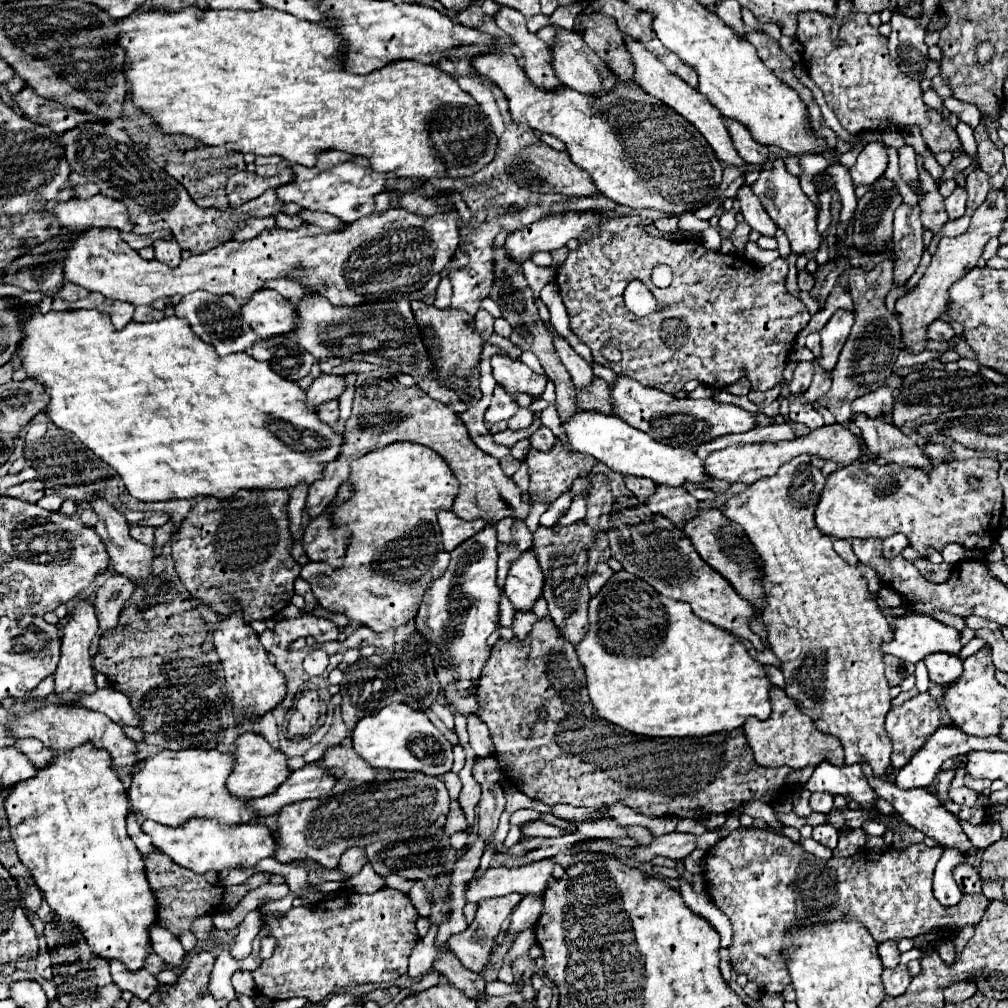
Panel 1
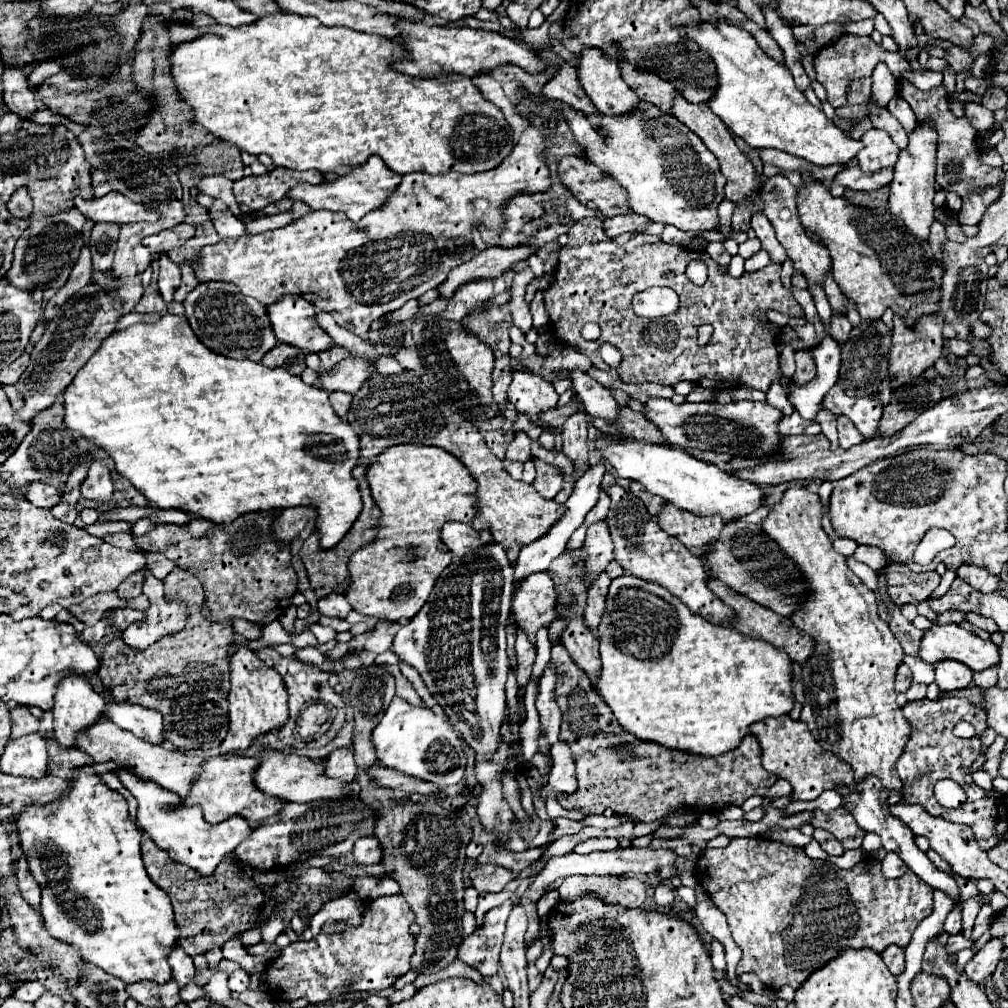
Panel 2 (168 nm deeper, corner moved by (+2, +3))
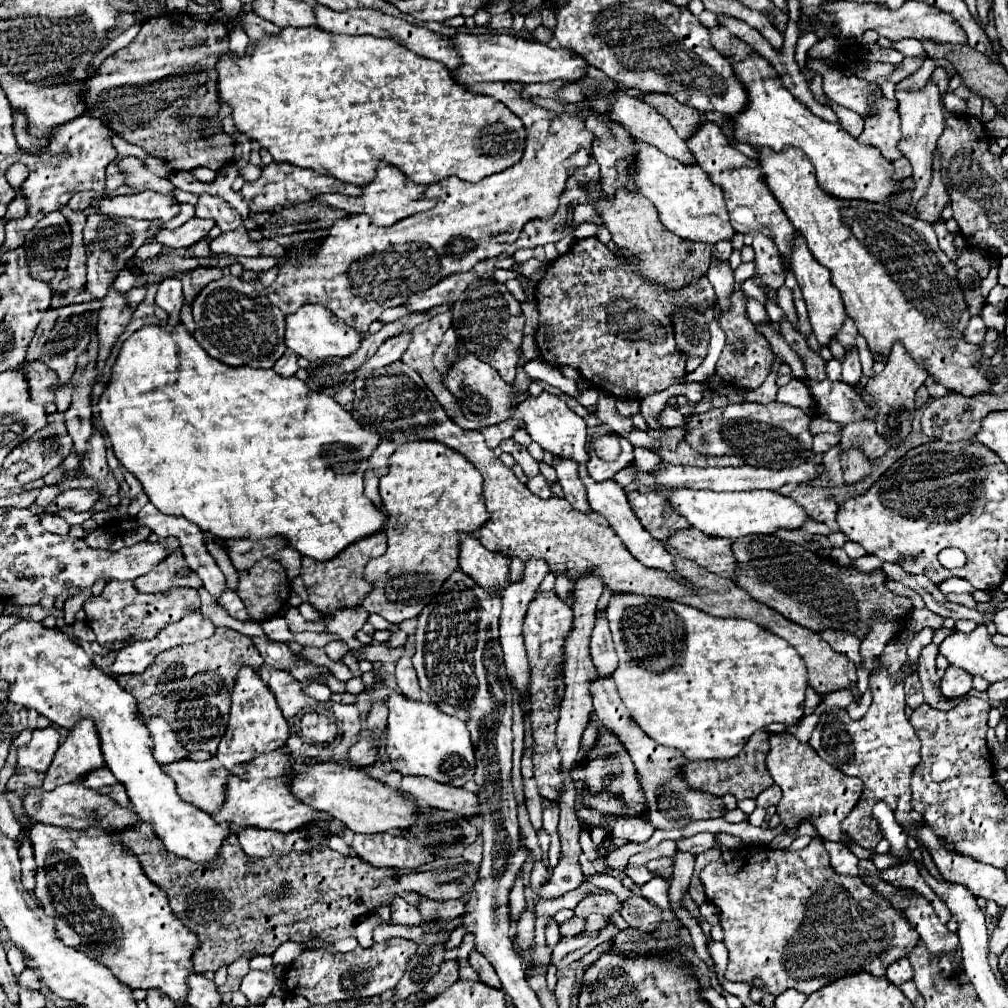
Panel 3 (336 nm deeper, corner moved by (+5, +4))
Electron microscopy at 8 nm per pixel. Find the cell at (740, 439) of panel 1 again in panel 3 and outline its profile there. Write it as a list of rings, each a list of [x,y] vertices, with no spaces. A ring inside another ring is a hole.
[[[815,416],[813,422],[811,422],[811,432],[813,432],[813,434],[819,434],[819,432],[833,432],[833,434],[839,434],[841,428],[843,428],[841,424],[831,422],[831,420],[825,420],[825,418],[819,418],[819,416]]]

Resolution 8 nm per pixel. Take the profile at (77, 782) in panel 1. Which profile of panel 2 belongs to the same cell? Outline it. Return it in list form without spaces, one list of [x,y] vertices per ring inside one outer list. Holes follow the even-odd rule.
[[[92,765],[76,767],[72,773],[74,773],[74,777],[68,779],[68,783],[70,783],[68,791],[62,793],[60,799],[56,799],[52,803],[46,803],[46,805],[32,803],[16,819],[18,839],[20,839],[20,847],[22,847],[22,851],[26,855],[26,861],[28,861],[28,869],[34,875],[34,879],[38,881],[38,885],[42,887],[40,909],[42,909],[42,917],[44,917],[44,927],[50,933],[50,937],[76,947],[80,951],[82,959],[94,963],[96,967],[104,969],[106,973],[110,973],[114,977],[120,977],[124,983],[134,983],[134,981],[144,981],[144,979],[150,979],[150,981],[156,981],[156,983],[164,983],[164,981],[168,981],[172,977],[170,965],[166,961],[166,953],[174,947],[174,943],[178,939],[178,929],[174,925],[174,913],[172,913],[170,897],[158,885],[154,885],[150,881],[150,877],[148,877],[148,873],[144,869],[144,863],[142,863],[142,857],[140,857],[140,837],[142,837],[142,833],[128,817],[128,803],[126,803],[126,799],[118,791],[112,791],[102,781],[102,777],[94,771]]]

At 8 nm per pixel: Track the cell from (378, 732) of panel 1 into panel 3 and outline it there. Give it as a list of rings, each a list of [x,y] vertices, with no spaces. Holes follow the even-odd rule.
[[[401,694],[389,698],[389,740],[391,766],[403,776],[427,776],[441,784],[463,786],[475,774],[475,754],[469,730],[463,720],[443,714],[433,704],[415,702]]]

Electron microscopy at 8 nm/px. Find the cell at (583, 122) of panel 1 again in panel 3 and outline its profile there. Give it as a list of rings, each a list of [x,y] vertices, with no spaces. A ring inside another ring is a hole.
[[[635,140],[635,150],[637,162],[631,168],[631,178],[635,180],[637,190],[655,204],[667,230],[681,236],[683,240],[707,244],[717,244],[735,236],[727,208],[723,204],[723,194],[715,188],[715,184],[711,184],[711,180],[707,180],[707,174],[699,168],[699,164],[679,164],[675,158],[663,156],[663,152],[659,152],[655,146],[643,144],[639,140]]]

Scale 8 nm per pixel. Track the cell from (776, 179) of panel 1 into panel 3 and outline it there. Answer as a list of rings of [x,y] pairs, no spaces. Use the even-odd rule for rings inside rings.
[[[801,236],[795,238],[795,246],[793,246],[793,254],[791,254],[791,272],[795,274],[795,278],[801,286],[817,342],[821,346],[829,346],[833,342],[833,338],[839,334],[843,322],[847,320],[847,312],[845,312],[845,306],[841,302],[839,290],[831,284],[831,272],[827,268],[823,268],[819,262],[815,262],[815,258],[811,256],[811,252]]]

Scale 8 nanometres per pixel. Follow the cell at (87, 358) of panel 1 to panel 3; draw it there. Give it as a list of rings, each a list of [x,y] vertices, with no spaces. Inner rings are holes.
[[[183,324],[175,326],[175,332],[167,332],[163,326],[145,326],[139,332],[135,332],[129,340],[125,340],[121,354],[113,366],[111,384],[107,386],[107,392],[103,392],[97,406],[99,406],[99,422],[109,434],[117,460],[131,474],[139,478],[145,494],[157,506],[157,510],[161,510],[163,514],[171,514],[171,516],[183,516],[189,522],[197,524],[201,532],[209,532],[223,540],[229,540],[229,538],[261,540],[269,536],[281,536],[301,556],[327,562],[335,558],[341,550],[345,550],[349,544],[361,538],[367,538],[375,532],[381,532],[385,528],[387,514],[379,510],[363,492],[363,472],[347,470],[349,464],[357,464],[361,460],[371,458],[373,450],[381,442],[381,436],[373,430],[363,428],[331,396],[323,392],[311,392],[307,384],[295,376],[283,378],[275,374],[273,370],[261,370],[261,368],[259,370],[257,368],[227,368],[227,364],[219,364],[219,360],[211,360],[211,356],[207,356],[207,352],[197,344],[197,340],[185,330]]]

